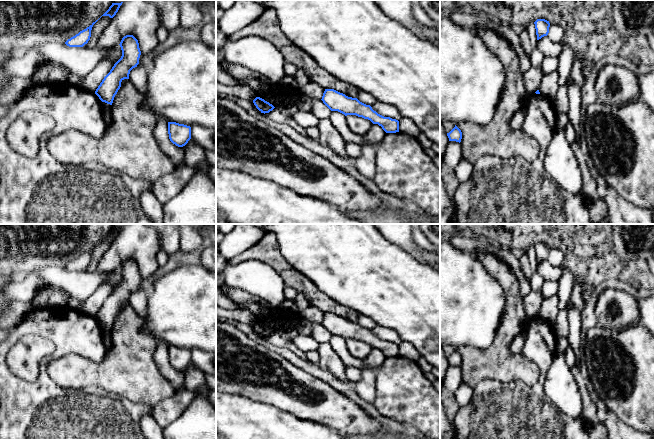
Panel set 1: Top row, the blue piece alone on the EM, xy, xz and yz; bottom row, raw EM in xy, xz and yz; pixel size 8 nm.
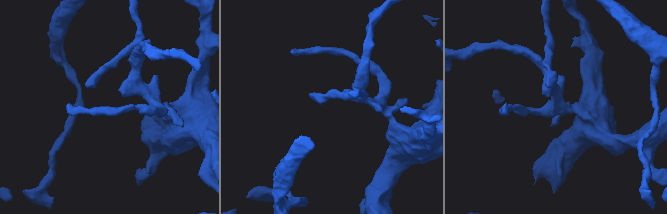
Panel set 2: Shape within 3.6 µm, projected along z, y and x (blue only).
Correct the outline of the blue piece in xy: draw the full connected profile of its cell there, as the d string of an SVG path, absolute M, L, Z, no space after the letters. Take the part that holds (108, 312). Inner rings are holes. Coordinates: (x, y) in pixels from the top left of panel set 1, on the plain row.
M126 259L120 266L121 282L114 288L110 296L104 301L95 315L104 335L104 346L110 350L111 342L108 340L114 321L121 311L124 303L129 303L130 295L137 291L141 275L138 264L133 259Z

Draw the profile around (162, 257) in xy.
M160 250L156 254L155 261L156 261L156 263L158 264L159 267L162 267L168 262L168 259L169 259L169 255L166 252Z

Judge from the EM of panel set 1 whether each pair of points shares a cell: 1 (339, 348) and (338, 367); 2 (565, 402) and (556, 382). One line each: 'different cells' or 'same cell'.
1: different cells
2: same cell

